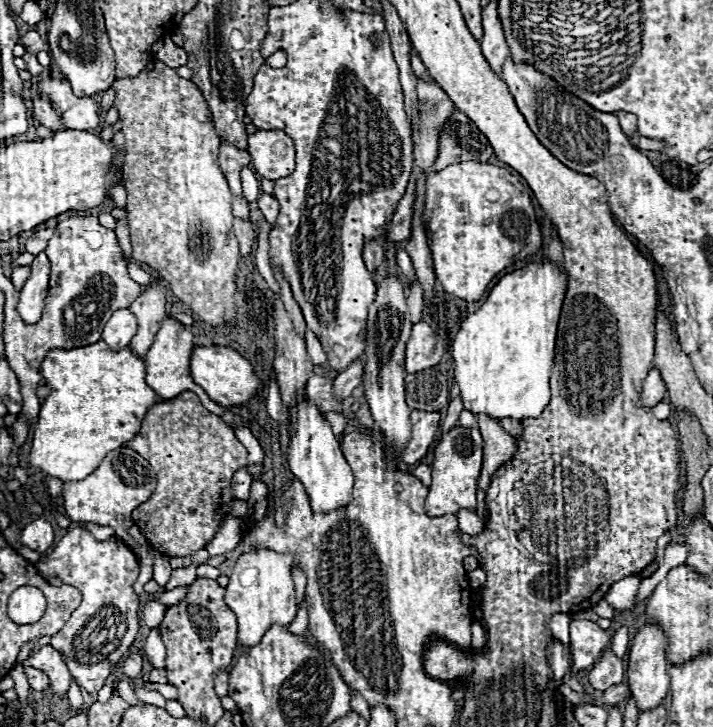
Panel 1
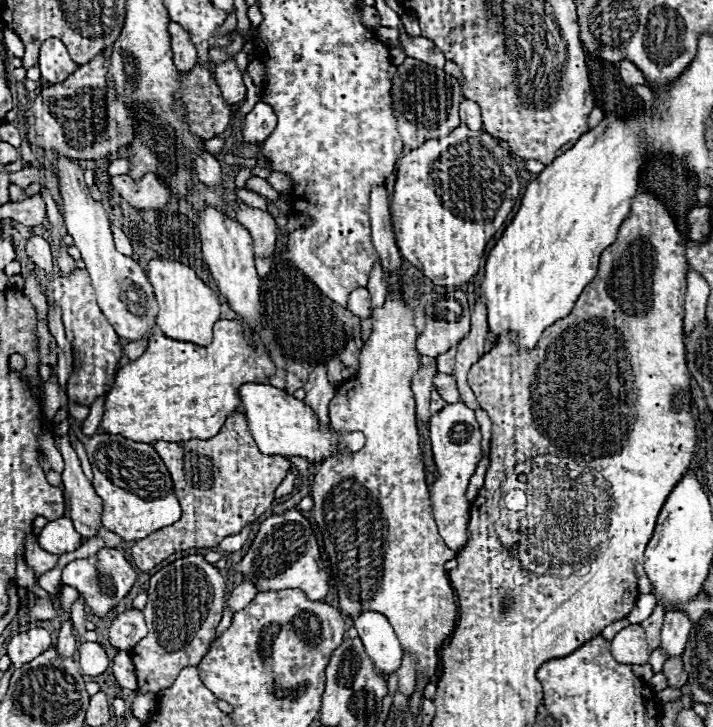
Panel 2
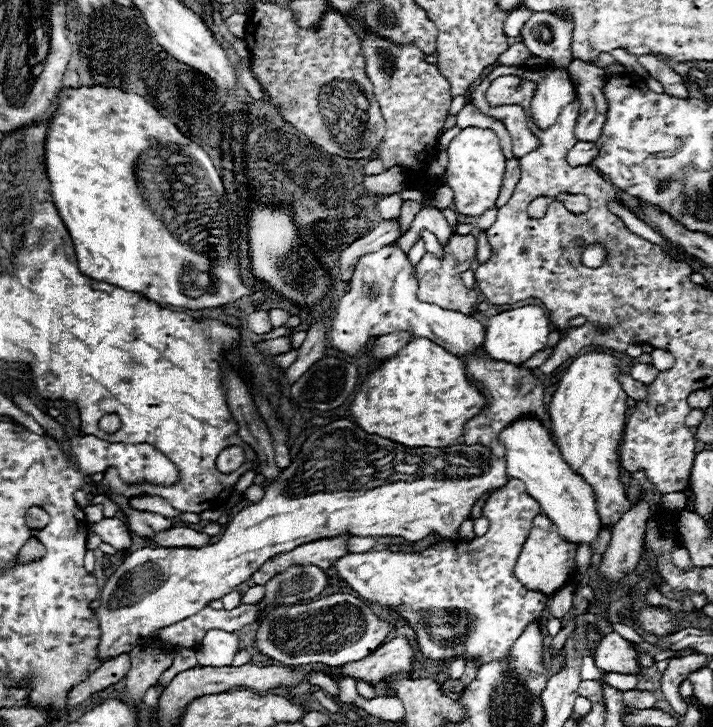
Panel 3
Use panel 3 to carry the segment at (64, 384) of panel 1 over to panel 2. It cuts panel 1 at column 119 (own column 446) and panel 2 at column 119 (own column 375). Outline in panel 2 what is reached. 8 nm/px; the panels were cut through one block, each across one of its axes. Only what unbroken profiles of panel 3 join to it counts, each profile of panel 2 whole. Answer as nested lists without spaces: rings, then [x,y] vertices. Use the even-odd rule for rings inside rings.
[[[218,320],[214,326],[214,342],[210,346],[196,346],[190,342],[170,340],[162,334],[154,334],[148,342],[148,348],[144,354],[122,366],[116,374],[112,390],[106,394],[104,402],[104,416],[100,426],[108,434],[122,434],[128,440],[134,442],[186,442],[192,438],[212,438],[220,432],[226,418],[242,408],[242,400],[238,396],[238,390],[242,384],[254,382],[264,384],[274,376],[274,362],[268,354],[266,344],[258,342],[252,344],[244,336],[244,324],[238,320]]]

